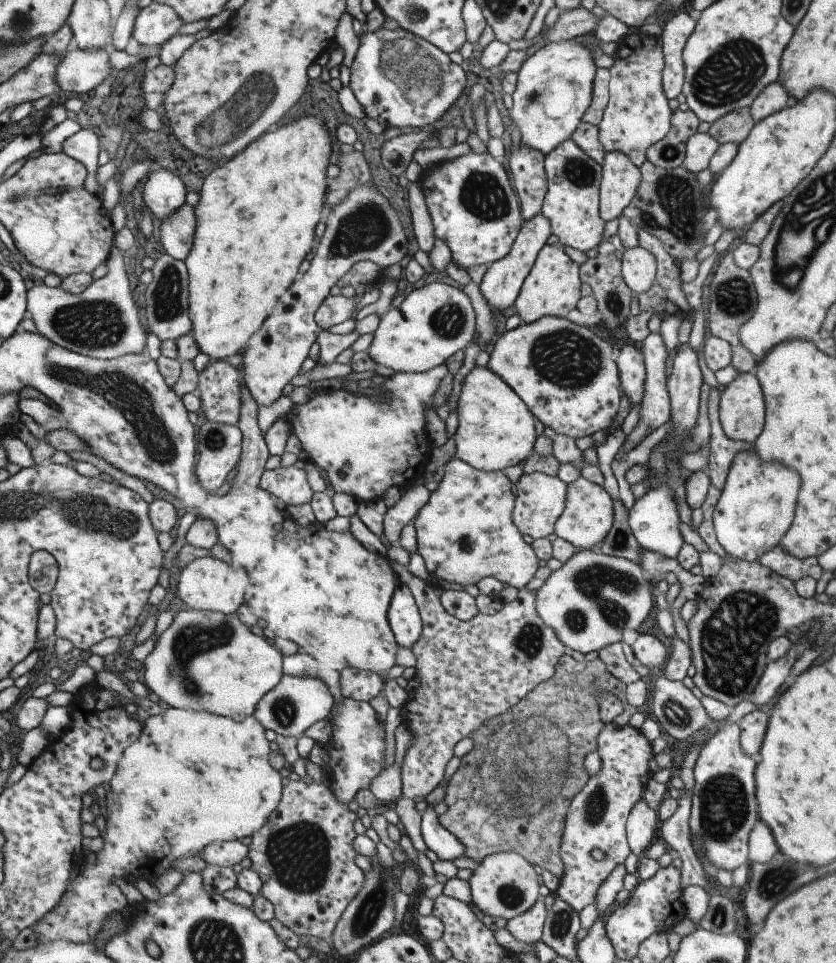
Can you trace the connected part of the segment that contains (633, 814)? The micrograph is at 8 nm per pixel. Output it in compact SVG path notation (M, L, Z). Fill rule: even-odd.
M644 797L634 805L627 818L627 841L632 854L642 857L642 852L650 846L658 824L655 809L649 808Z

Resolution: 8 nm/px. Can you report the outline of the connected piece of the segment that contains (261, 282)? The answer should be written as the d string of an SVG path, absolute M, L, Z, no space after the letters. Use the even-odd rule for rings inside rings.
M302 115L302 118L298 118L294 122L288 122L286 126L280 126L274 132L266 132L256 142L252 141L252 144L247 146L242 154L233 156L224 162L222 168L217 166L204 180L202 189L199 192L199 201L193 208L196 228L193 234L193 245L191 246L190 254L186 257L185 265L189 274L189 317L192 321L192 332L200 352L206 353L210 358L222 360L232 356L232 354L236 354L236 352L240 352L240 350L244 350L248 346L250 337L257 330L260 330L266 317L274 306L277 305L280 297L288 290L288 287L295 279L298 278L298 266L308 256L308 252L312 250L314 230L316 230L318 222L324 219L325 196L328 188L326 168L330 165L330 143L330 134L323 118L320 115Z

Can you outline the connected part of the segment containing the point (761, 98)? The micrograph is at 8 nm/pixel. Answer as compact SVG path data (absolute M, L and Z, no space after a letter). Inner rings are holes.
M776 81L764 87L764 90L751 102L751 115L757 123L763 118L793 105L796 100L787 92L786 87Z

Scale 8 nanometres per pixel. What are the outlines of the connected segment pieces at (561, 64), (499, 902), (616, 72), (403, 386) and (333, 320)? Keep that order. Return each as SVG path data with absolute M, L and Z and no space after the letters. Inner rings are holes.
M574 39L547 42L545 46L530 51L517 72L516 90L511 94L513 107L509 110L509 115L519 130L515 138L519 139L520 143L542 151L545 156L562 142L570 139L590 106L597 70L595 58L588 47Z
M499 851L483 858L469 880L471 901L484 913L494 918L514 918L526 912L540 898L538 874L531 863L513 851Z
M637 32L626 36L620 46L611 70L609 103L599 124L599 139L606 152L620 151L640 168L647 160L647 150L668 134L673 111L663 89L665 65L662 39Z
M441 364L436 368L430 369L423 373L396 373L391 377L387 377L384 386L380 388L380 393L388 398L388 402L377 402L376 399L371 397L362 396L360 394L352 395L352 391L349 388L332 389L325 393L313 392L314 395L310 397L307 402L301 405L293 405L290 413L287 416L288 422L291 426L291 434L295 434L296 438L300 440L304 452L306 452L308 461L313 464L317 464L326 472L328 476L327 480L332 484L336 493L351 494L354 498L361 501L376 500L383 497L384 493L390 486L399 486L401 488L411 488L416 482L419 482L422 476L426 474L427 464L431 461L431 452L433 451L433 444L431 443L428 435L426 434L424 421L424 408L426 406L432 406L434 408L433 396L436 390L439 389L442 379L449 373L446 364Z
M342 294L340 296L328 295L315 312L316 324L322 331L326 331L330 326L346 322L352 316L357 303L356 296L348 299Z

